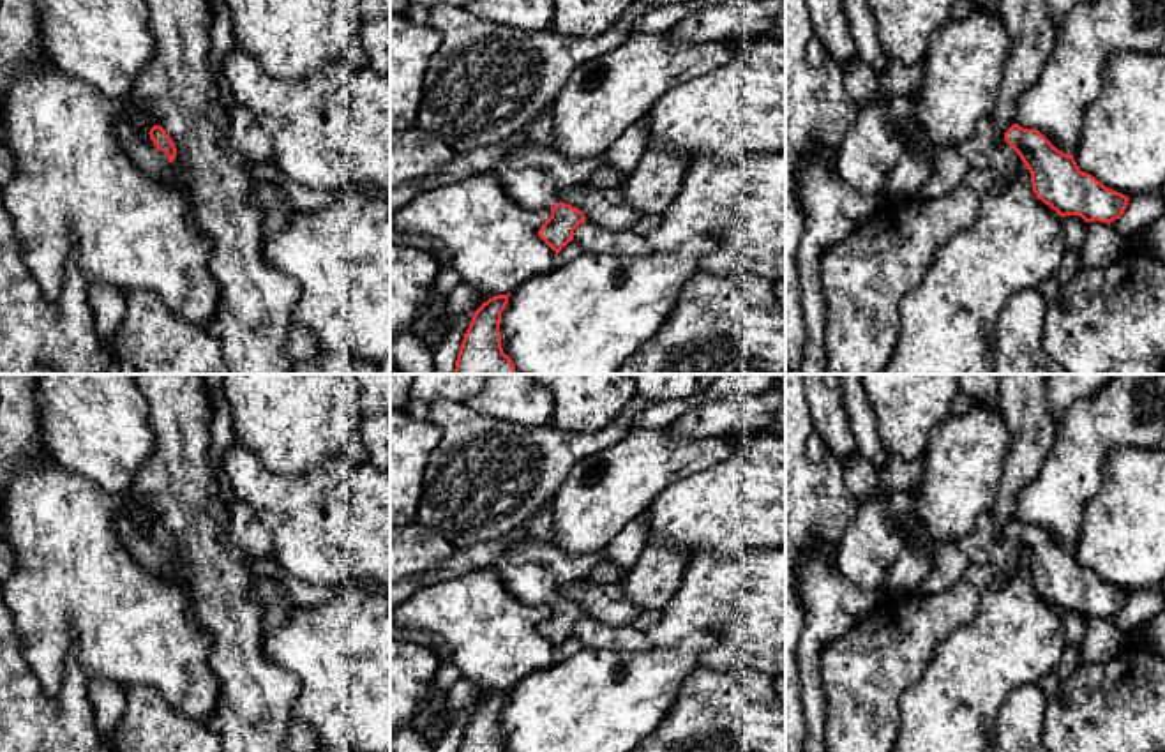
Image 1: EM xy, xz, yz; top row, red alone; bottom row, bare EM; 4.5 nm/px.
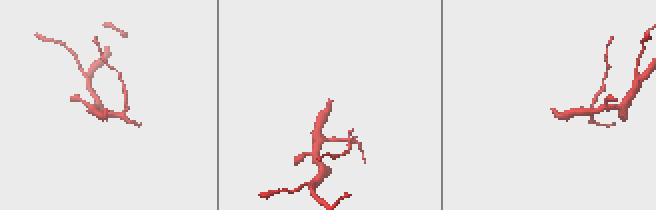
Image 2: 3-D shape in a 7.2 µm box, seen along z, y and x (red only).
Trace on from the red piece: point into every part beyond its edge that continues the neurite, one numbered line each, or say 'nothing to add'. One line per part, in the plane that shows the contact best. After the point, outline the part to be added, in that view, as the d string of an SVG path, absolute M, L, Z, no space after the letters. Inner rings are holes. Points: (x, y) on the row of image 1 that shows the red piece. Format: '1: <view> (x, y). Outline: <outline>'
1: xy (138, 145). Outline: M129 120L118 124L118 136L124 150L145 173L159 180L171 178L171 162L164 152L161 152L150 134L141 132Z

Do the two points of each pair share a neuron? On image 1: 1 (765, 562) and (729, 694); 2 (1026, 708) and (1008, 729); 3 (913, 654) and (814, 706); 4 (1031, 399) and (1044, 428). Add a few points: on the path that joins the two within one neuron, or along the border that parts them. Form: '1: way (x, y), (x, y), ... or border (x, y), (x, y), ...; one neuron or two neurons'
1: border (698, 666), (712, 669), (758, 669), (766, 675); two neurons
2: way (1022, 714), (1014, 724); one neuron
3: border (818, 659), (826, 733); two neurons
4: way (1031, 406), (1031, 415), (1037, 421); one neuron

